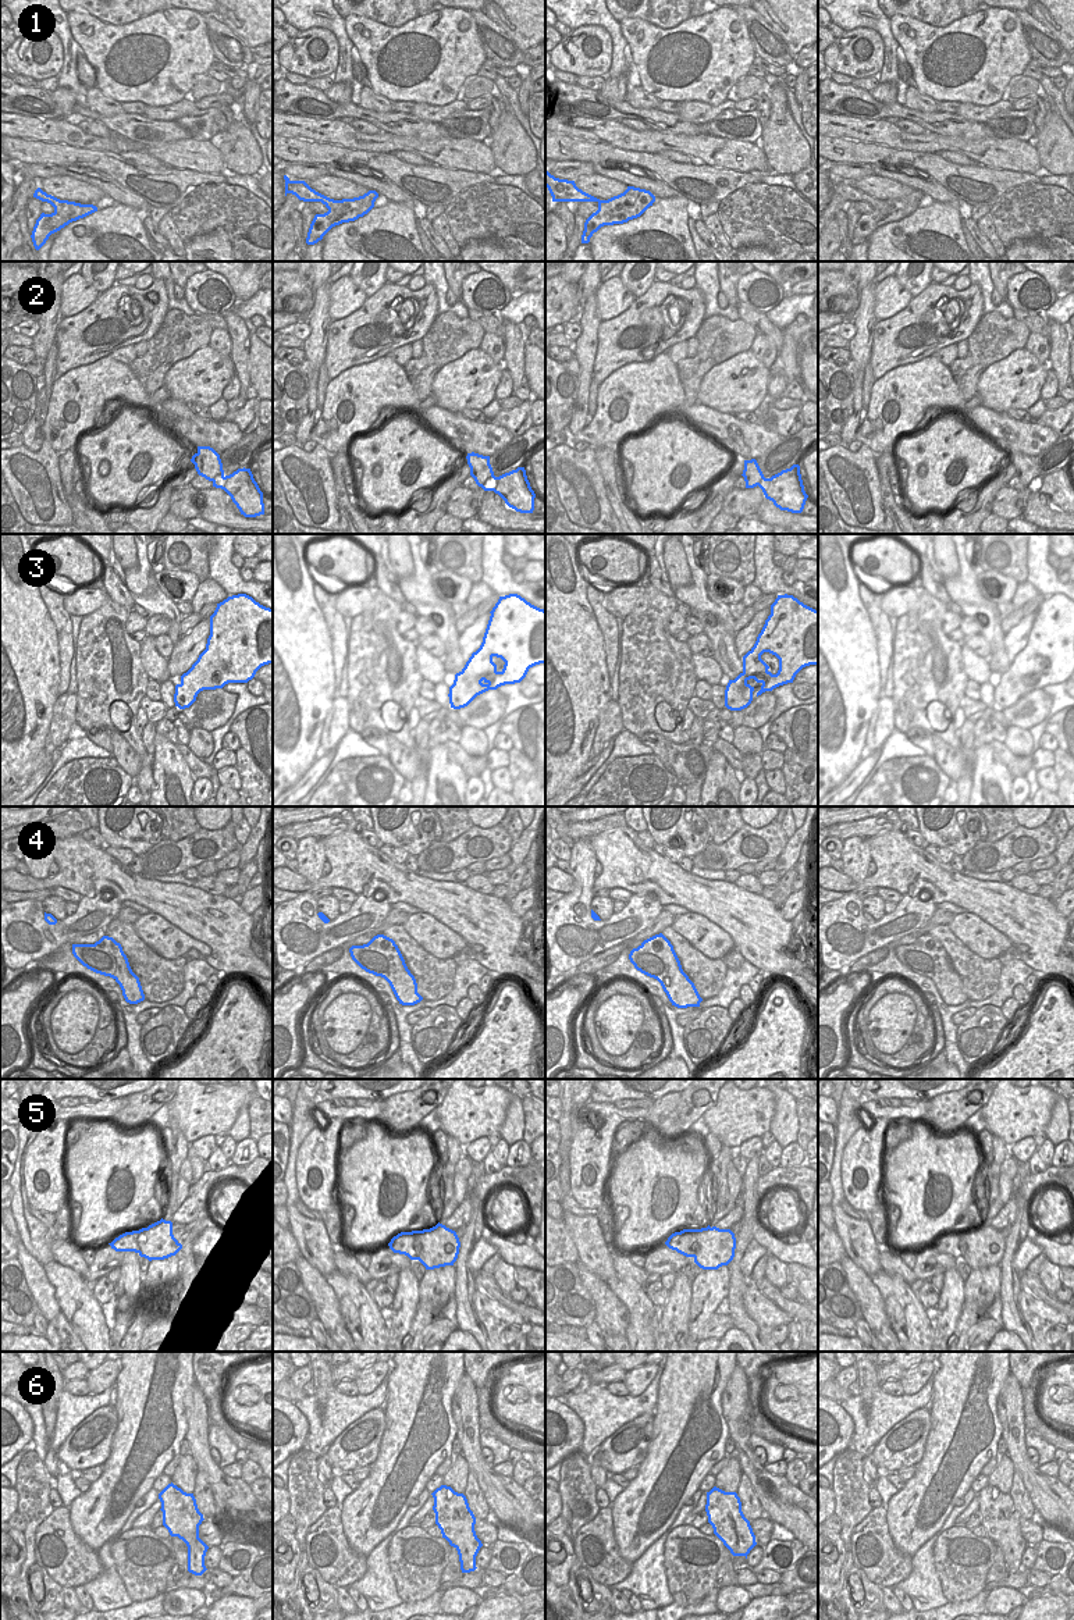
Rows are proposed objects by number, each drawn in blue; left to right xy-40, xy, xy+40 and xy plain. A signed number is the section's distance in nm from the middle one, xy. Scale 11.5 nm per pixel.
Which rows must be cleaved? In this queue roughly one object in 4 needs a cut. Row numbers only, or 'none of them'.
1, 2, 5

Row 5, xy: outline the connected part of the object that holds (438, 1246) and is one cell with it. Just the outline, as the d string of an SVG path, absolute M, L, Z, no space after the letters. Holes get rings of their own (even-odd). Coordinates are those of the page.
M442 1224L419 1231L415 1240L416 1257L426 1270L454 1265L459 1254L460 1242L455 1231Z

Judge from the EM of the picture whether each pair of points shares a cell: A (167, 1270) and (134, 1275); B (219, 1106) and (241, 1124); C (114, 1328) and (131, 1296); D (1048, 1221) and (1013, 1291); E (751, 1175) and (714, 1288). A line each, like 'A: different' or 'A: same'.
A: different
B: different
C: same
D: different
E: different

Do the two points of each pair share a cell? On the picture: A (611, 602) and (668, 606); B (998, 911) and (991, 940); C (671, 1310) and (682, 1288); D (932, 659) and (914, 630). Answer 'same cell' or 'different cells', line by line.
A: different cells
B: different cells
C: same cell
D: same cell

